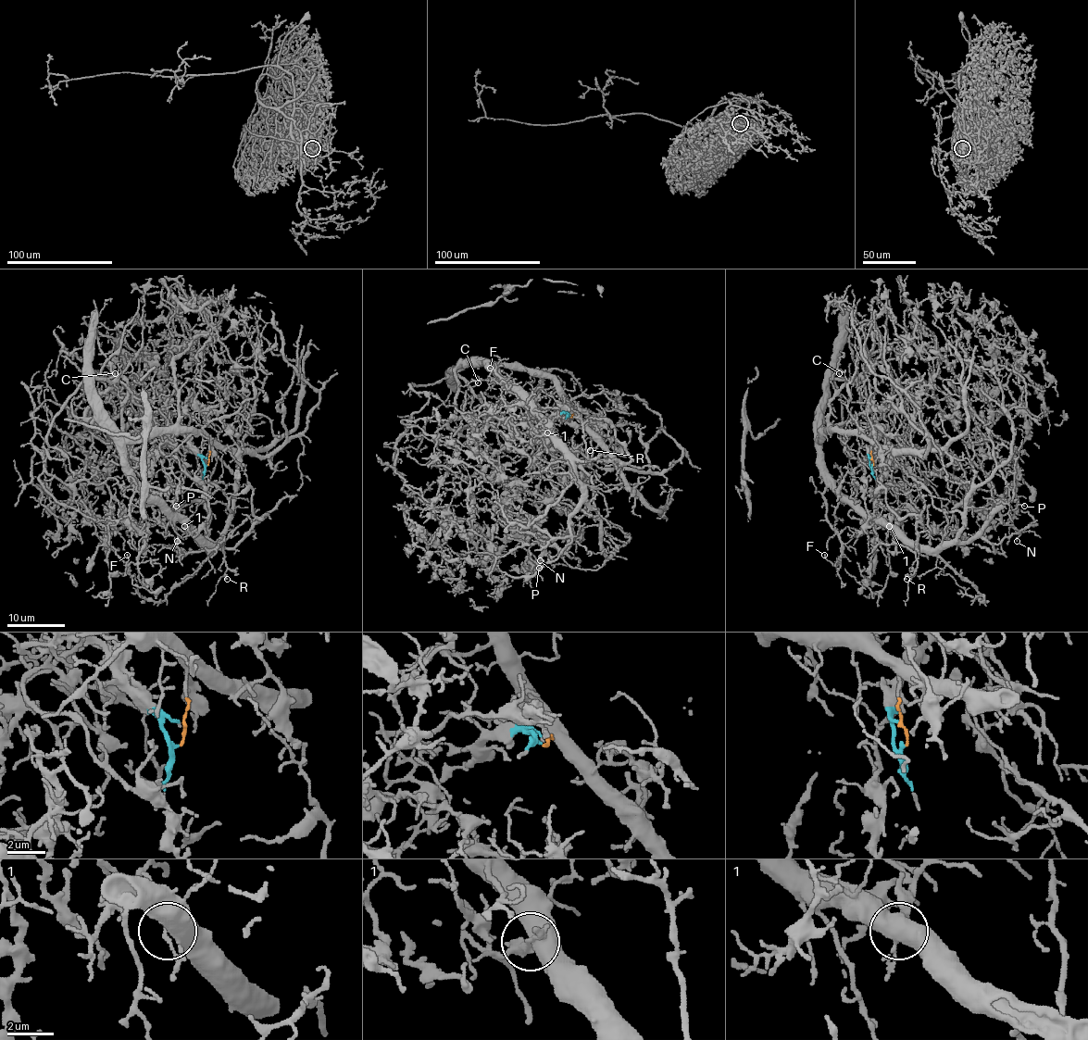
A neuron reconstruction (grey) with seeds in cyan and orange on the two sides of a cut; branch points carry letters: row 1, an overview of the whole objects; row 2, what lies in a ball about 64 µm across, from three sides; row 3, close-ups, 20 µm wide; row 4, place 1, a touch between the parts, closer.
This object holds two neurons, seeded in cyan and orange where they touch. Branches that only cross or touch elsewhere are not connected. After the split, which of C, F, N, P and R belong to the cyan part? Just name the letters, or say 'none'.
none

